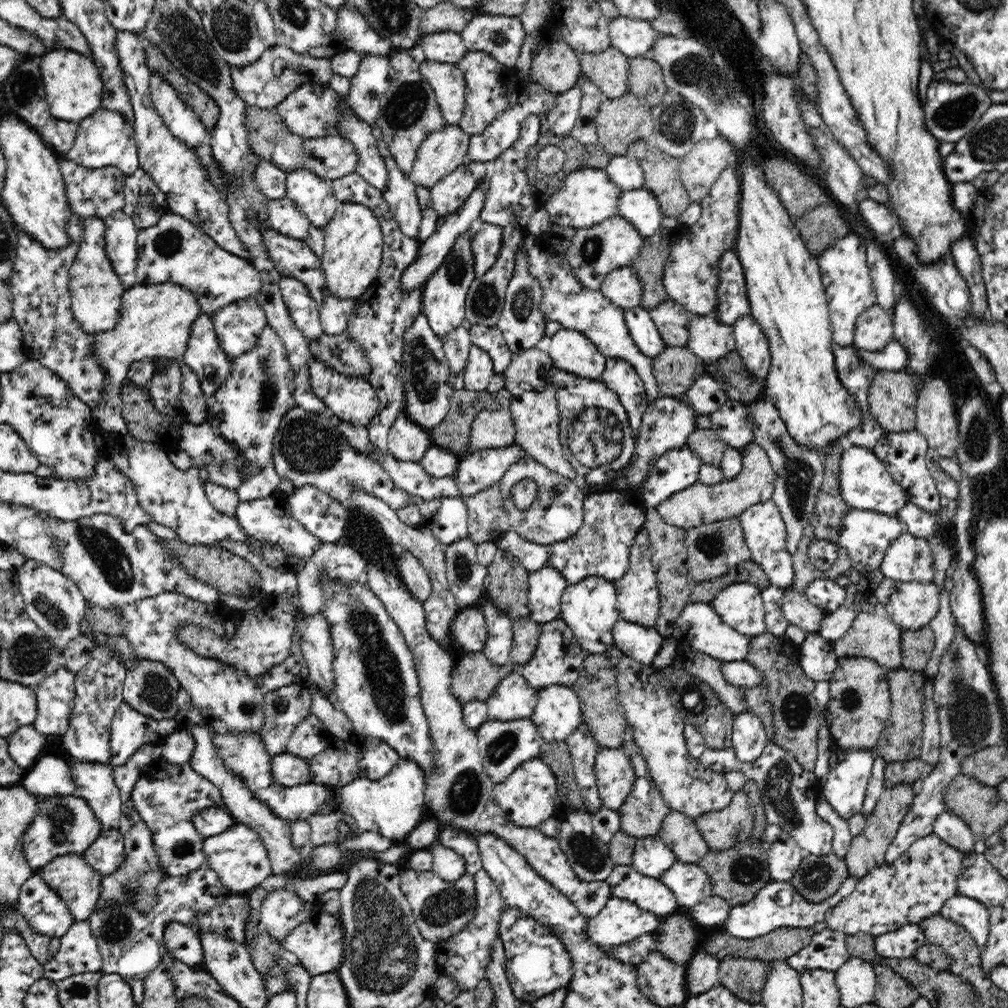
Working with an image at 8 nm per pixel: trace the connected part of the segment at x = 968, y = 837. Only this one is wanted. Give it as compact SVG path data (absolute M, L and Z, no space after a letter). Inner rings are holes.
M954 813L939 814L933 822L933 833L963 854L974 852L974 833L968 824Z

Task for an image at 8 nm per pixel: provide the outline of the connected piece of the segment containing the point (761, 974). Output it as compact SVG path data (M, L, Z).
M723 958L720 960L719 985L732 995L752 1004L761 1003L770 965L758 959Z

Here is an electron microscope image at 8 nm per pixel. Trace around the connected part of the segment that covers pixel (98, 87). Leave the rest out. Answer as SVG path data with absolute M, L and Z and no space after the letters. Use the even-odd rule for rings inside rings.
M54 50L39 60L45 87L45 98L52 117L79 123L101 108L104 94L99 68L91 58L72 50Z

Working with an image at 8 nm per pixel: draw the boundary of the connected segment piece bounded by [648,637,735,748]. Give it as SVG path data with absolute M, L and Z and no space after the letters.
M673 637L664 638L661 650L656 652L654 660L650 666L660 670L662 676L661 686L664 692L667 692L667 698L670 699L674 707L682 715L684 724L695 726L703 736L707 748L730 748L732 744L732 724L735 714L726 708L726 705L717 697L711 686L702 682L696 676L691 676L683 670L678 670L672 665L674 656L678 649L678 642Z

